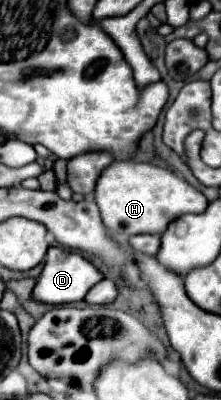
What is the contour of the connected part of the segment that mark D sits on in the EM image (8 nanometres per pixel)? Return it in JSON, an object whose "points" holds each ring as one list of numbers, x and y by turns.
{"points":[[50,246,46,254,46,262,44,262,44,268,42,268,42,274,38,276,36,280,36,286,32,290,32,298,36,302,42,302,42,304,52,304,52,306,58,306,58,304,70,304,70,302,78,302,86,296,86,292,102,280,102,274,86,260,82,258,80,254,76,252,68,252,64,248,58,248,58,246]]}

